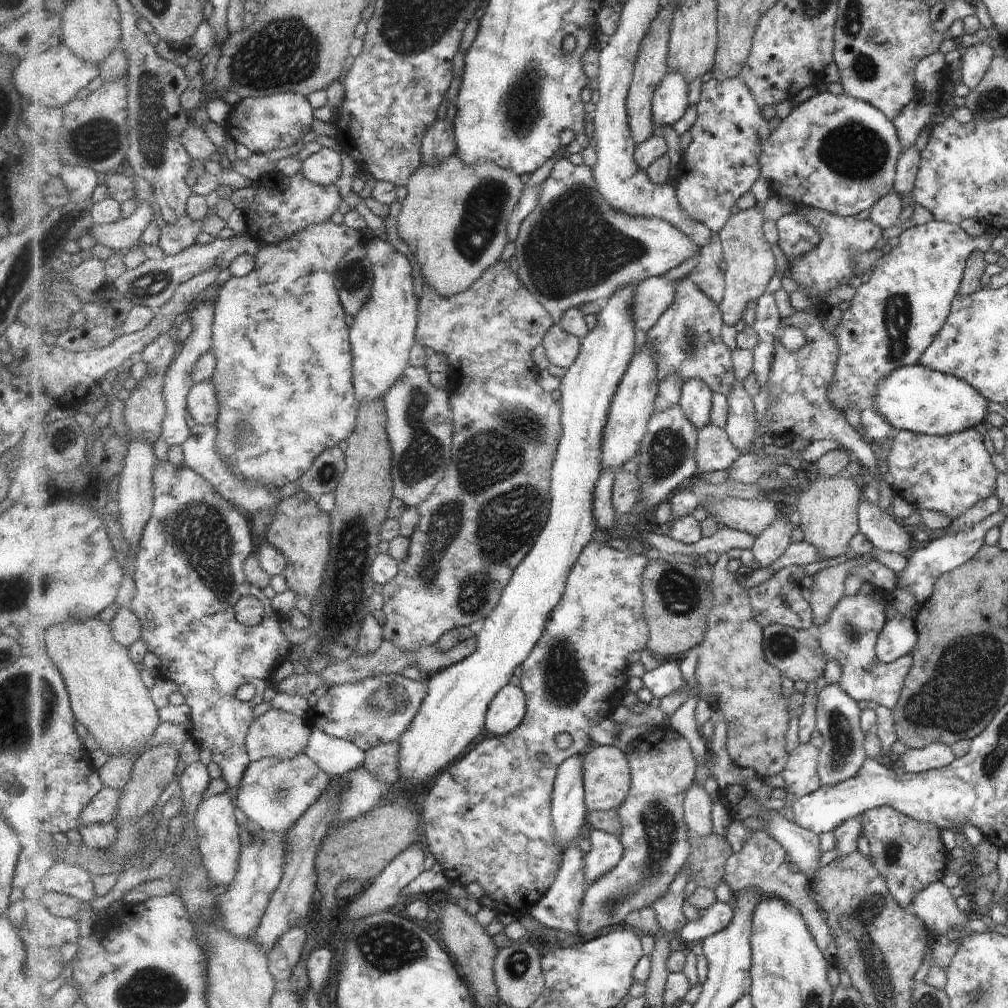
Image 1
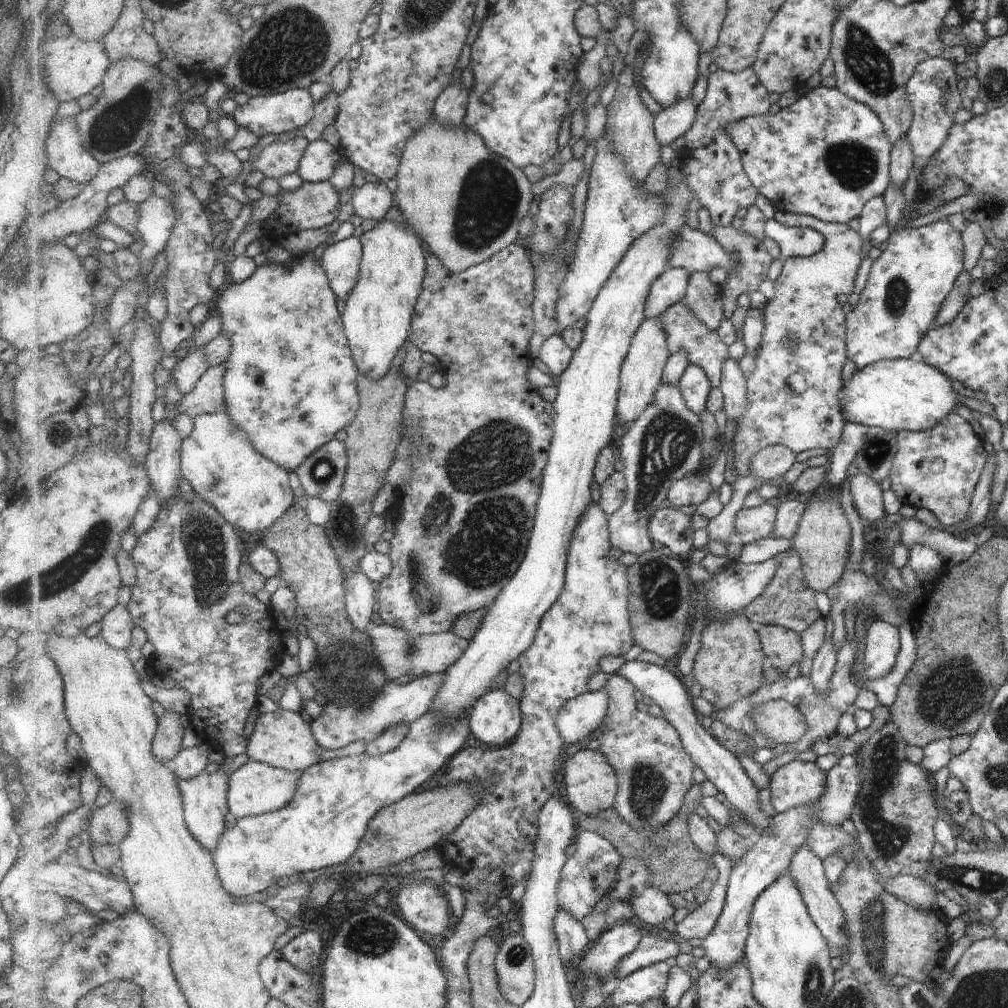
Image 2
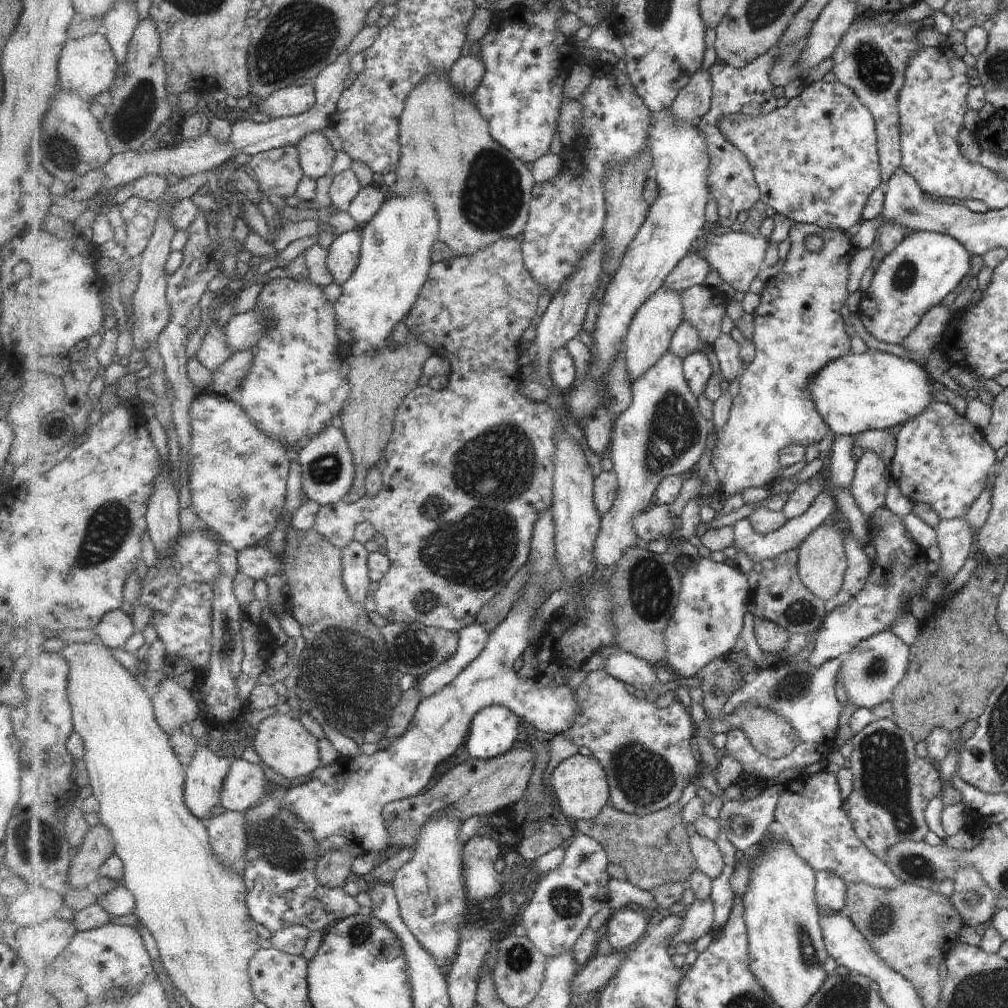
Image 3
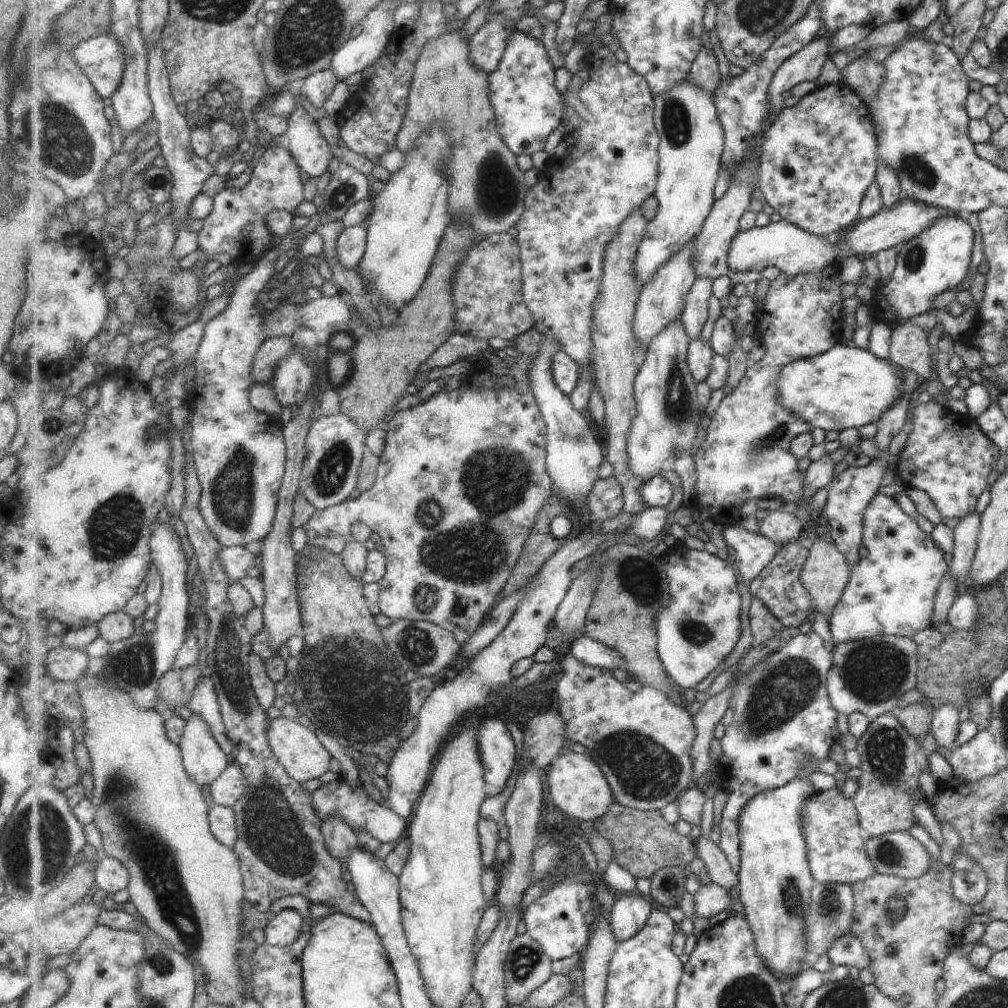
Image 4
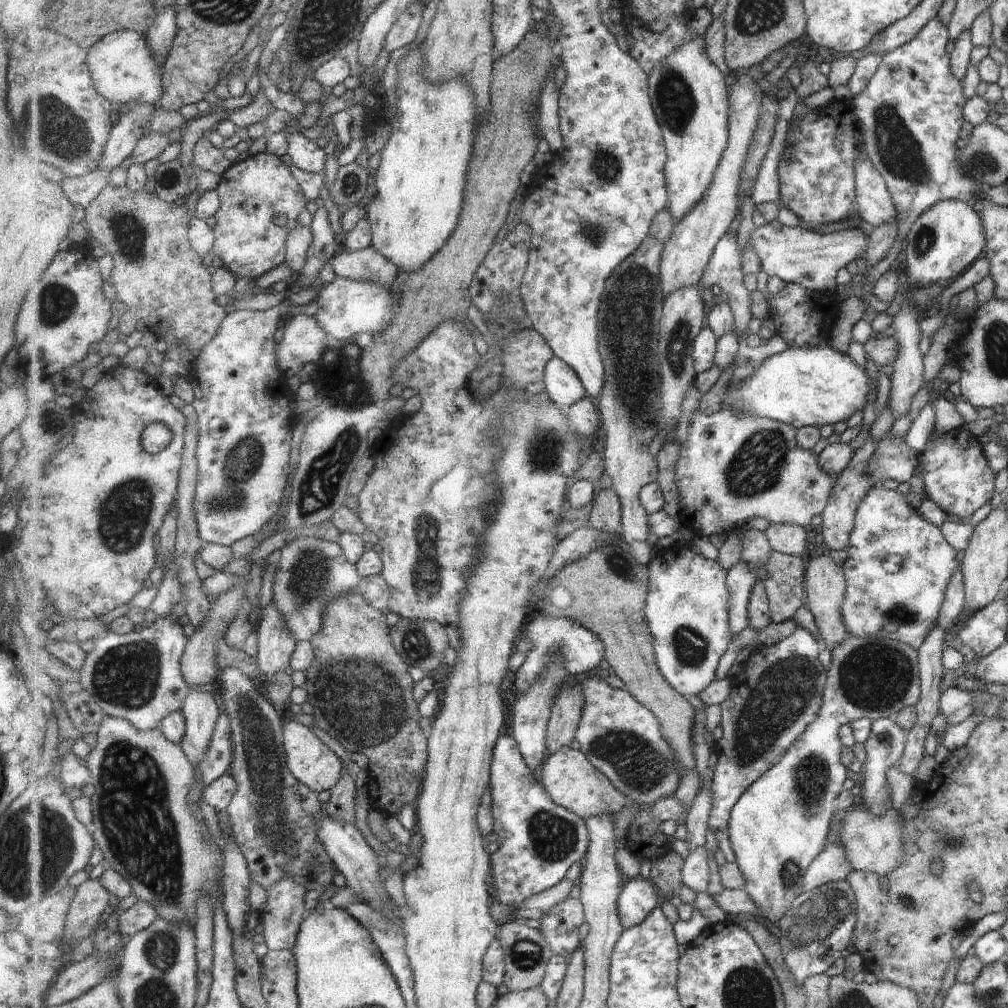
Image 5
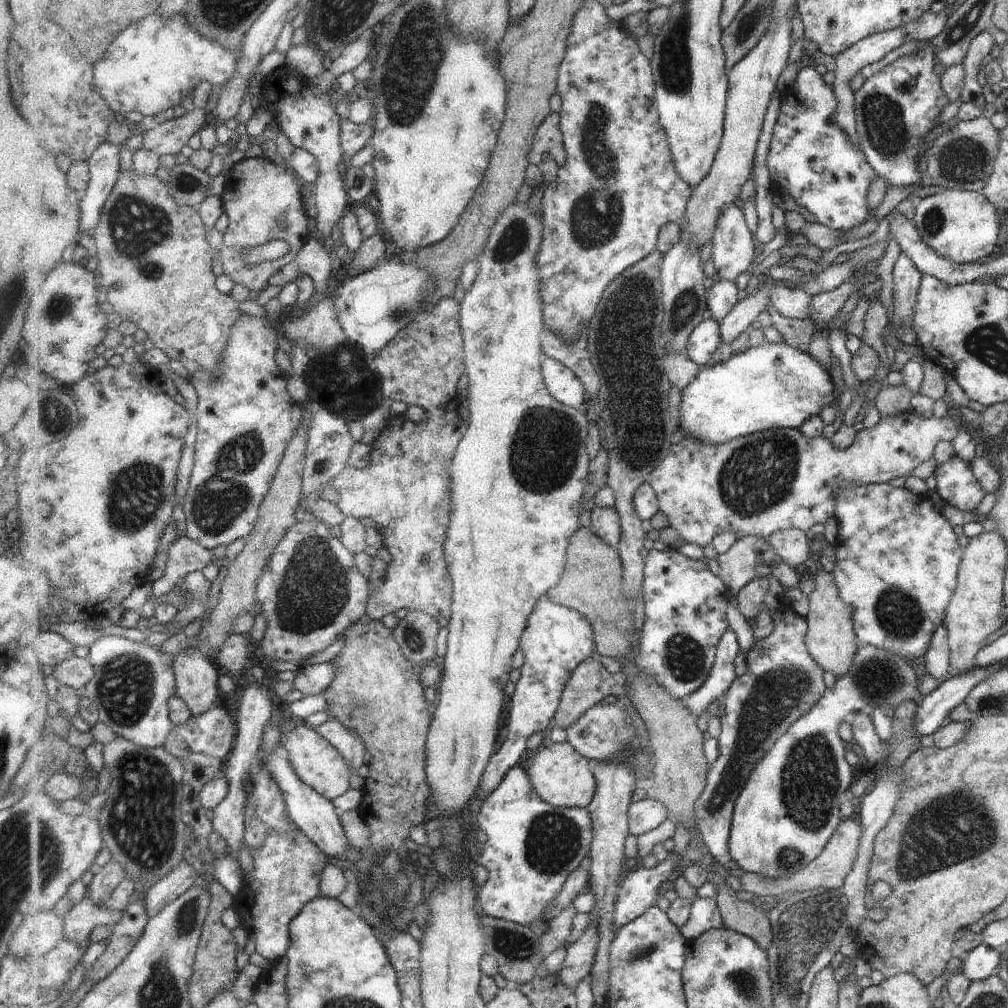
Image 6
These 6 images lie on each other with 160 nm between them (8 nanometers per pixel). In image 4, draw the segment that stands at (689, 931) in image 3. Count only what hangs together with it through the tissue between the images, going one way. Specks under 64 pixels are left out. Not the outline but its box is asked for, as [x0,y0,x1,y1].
[695,883,733,920]

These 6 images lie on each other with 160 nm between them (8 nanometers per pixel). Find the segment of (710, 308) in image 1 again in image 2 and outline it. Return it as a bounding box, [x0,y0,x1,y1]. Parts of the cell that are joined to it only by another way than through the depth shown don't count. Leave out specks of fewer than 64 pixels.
[661,301,730,387]

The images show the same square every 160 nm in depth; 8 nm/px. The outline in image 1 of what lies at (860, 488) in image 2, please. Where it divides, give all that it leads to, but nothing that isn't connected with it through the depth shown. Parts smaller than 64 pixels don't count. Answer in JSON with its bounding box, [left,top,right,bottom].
[857,500,916,558]

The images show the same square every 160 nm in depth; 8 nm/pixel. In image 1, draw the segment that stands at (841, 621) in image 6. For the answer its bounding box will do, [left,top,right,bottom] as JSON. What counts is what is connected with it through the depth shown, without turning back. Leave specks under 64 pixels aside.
[798,474,859,560]

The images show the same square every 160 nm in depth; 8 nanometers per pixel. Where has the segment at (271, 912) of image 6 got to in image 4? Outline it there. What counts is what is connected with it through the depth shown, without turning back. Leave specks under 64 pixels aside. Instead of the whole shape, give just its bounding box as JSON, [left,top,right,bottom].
[264,910,303,947]

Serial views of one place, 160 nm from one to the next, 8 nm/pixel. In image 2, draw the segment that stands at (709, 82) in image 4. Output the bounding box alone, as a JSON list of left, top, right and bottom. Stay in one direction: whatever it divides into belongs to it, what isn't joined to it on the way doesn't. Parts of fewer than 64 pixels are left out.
[653,96,699,146]

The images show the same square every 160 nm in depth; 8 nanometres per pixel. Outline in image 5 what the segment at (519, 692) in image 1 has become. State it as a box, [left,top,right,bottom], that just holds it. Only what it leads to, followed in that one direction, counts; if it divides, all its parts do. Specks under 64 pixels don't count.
[491,734,591,908]

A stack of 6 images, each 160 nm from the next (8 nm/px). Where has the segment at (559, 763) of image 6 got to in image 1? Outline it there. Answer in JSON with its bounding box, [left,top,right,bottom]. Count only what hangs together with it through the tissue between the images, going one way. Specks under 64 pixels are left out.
[583,745,632,811]

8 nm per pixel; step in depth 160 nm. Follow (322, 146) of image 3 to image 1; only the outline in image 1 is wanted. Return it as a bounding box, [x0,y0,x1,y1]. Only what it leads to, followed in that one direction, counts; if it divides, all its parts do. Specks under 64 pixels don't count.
[302,147,343,185]

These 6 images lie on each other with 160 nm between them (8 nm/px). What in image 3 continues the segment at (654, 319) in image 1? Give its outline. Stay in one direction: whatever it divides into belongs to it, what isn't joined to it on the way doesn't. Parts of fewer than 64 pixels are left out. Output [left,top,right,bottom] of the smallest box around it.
[662,252,711,293]

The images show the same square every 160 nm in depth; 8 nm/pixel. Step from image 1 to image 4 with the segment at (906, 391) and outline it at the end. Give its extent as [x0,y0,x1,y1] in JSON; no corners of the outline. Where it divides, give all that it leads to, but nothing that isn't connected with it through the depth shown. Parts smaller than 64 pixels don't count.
[777,343,903,433]

